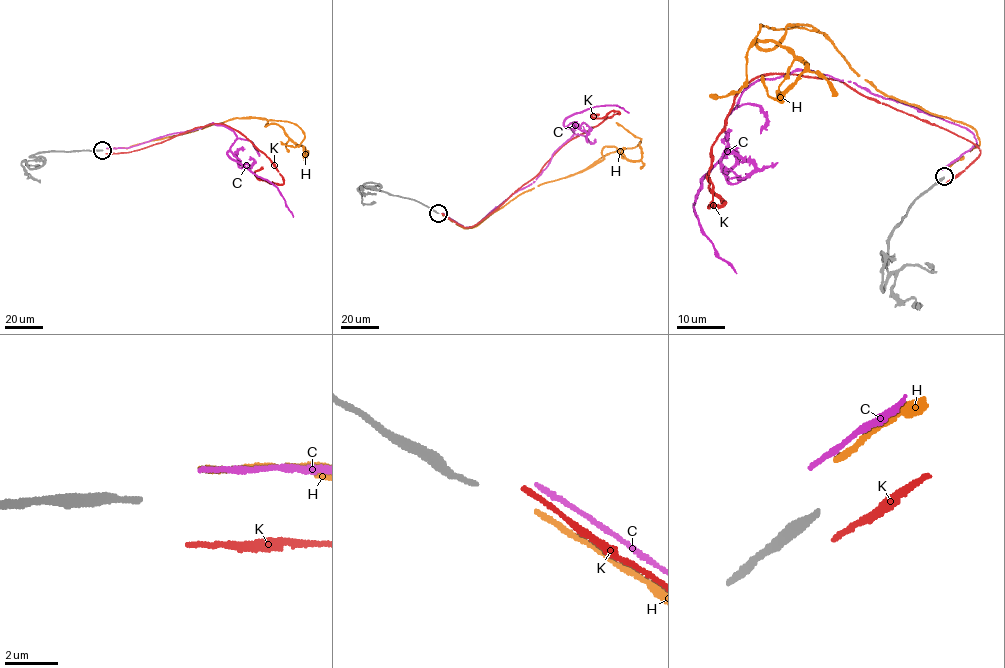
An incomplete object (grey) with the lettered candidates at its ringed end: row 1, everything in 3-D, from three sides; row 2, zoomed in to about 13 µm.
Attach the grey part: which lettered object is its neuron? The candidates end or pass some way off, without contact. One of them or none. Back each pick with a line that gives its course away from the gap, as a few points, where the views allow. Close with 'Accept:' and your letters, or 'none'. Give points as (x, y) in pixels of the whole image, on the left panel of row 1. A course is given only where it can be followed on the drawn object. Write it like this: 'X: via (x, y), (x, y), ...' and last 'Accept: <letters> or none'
Accept: none

